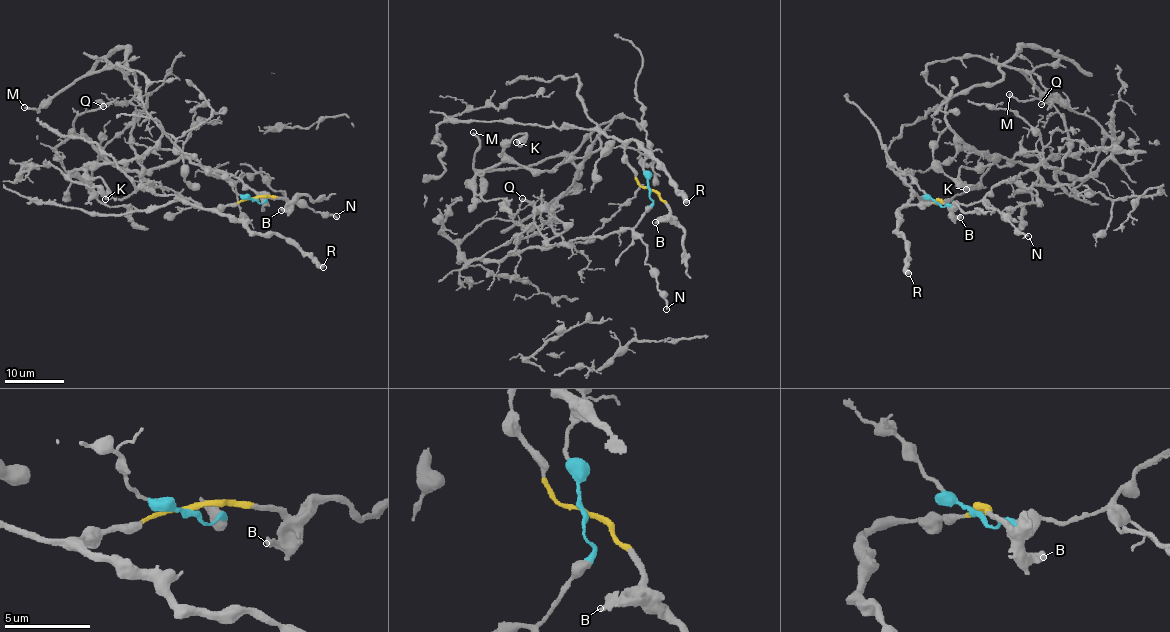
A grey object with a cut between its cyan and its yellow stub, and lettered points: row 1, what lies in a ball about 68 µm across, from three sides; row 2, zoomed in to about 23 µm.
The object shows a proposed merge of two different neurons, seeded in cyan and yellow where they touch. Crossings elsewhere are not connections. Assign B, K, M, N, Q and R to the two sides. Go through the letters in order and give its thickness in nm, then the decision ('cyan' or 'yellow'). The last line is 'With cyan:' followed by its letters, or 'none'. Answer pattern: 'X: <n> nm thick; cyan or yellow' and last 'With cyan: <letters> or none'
B: 420 nm thick; yellow
K: 650 nm thick; cyan
M: 260 nm thick; cyan
N: 200 nm thick; cyan
Q: 110 nm thick; cyan
R: 550 nm thick; yellow
With cyan: K, M, N, Q

